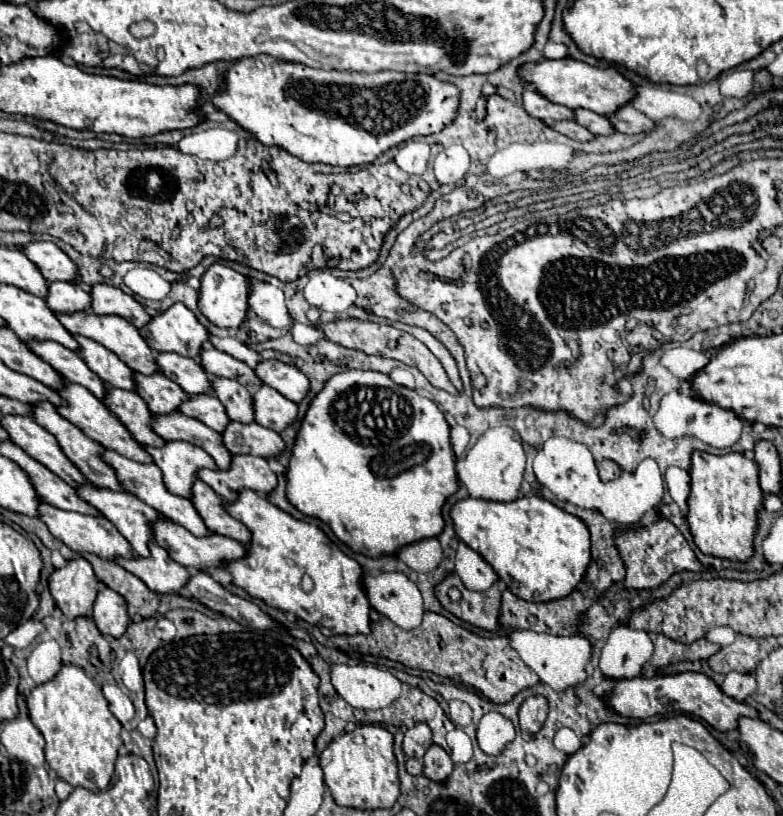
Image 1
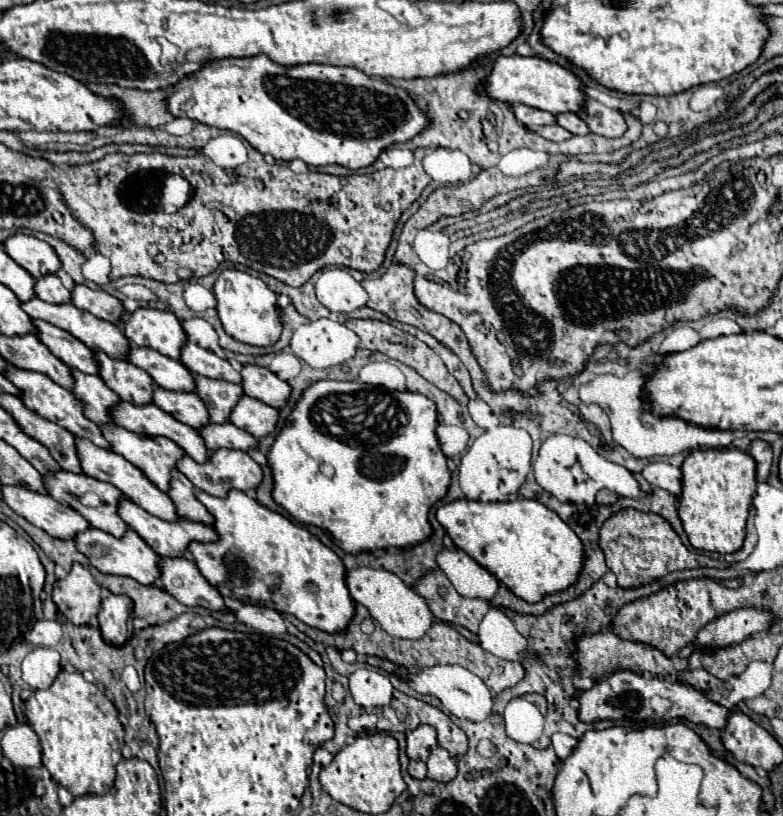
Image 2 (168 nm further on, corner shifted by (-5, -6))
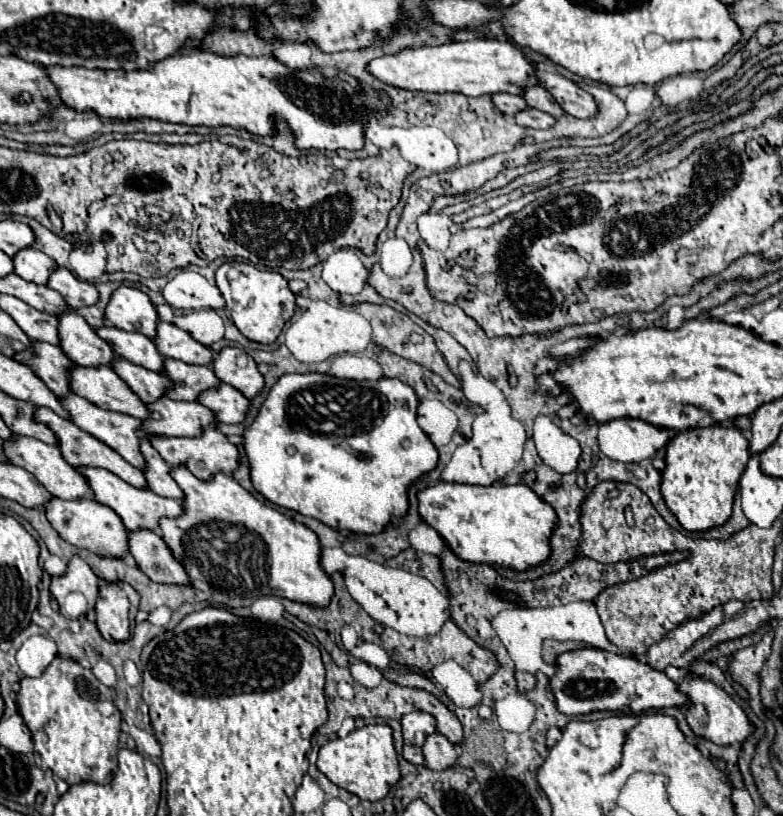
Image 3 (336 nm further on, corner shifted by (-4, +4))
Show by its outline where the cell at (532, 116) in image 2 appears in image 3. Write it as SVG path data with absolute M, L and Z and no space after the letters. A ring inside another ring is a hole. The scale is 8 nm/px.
M497 93L493 95L493 103L509 117L517 115L519 111L523 109L529 109L527 101L523 101L523 97L517 97L517 95L509 95L509 93Z

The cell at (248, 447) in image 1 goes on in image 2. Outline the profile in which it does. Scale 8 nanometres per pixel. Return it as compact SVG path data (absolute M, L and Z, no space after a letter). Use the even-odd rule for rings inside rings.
M208 423L200 429L196 429L198 435L204 439L204 445L214 451L220 447L228 449L240 449L240 451L250 451L256 447L256 437L248 435L246 431L240 431L238 427L232 427L232 423Z

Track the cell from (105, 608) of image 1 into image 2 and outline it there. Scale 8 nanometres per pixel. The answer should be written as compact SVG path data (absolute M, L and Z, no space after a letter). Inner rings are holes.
M108 595L102 601L98 623L102 639L110 645L124 645L128 641L128 619L132 611L132 599L126 595Z

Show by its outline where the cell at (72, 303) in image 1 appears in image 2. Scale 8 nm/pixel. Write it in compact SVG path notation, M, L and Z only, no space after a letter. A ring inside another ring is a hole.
M56 273L42 275L34 281L34 293L46 303L70 303L70 291L62 285Z

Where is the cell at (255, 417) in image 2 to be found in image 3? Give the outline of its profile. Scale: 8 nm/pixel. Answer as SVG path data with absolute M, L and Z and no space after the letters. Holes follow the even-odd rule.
M227 383L201 393L199 403L209 407L215 413L217 421L223 423L243 423L249 411L249 399L243 397L239 389L231 389Z

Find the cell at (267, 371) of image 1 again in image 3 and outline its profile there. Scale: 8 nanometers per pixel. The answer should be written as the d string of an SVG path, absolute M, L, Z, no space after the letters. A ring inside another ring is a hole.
M237 347L221 349L219 357L213 361L213 371L223 383L233 385L249 399L253 399L265 387L265 379L259 373L253 357Z

